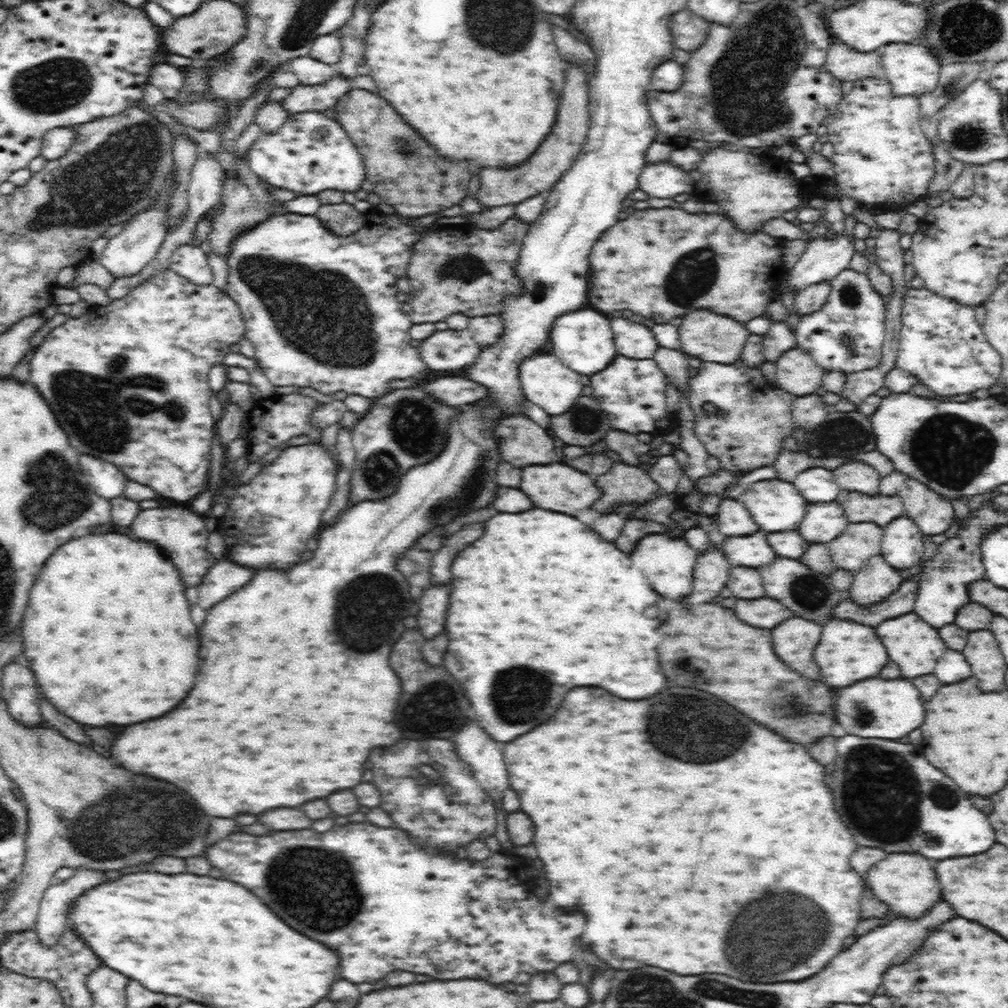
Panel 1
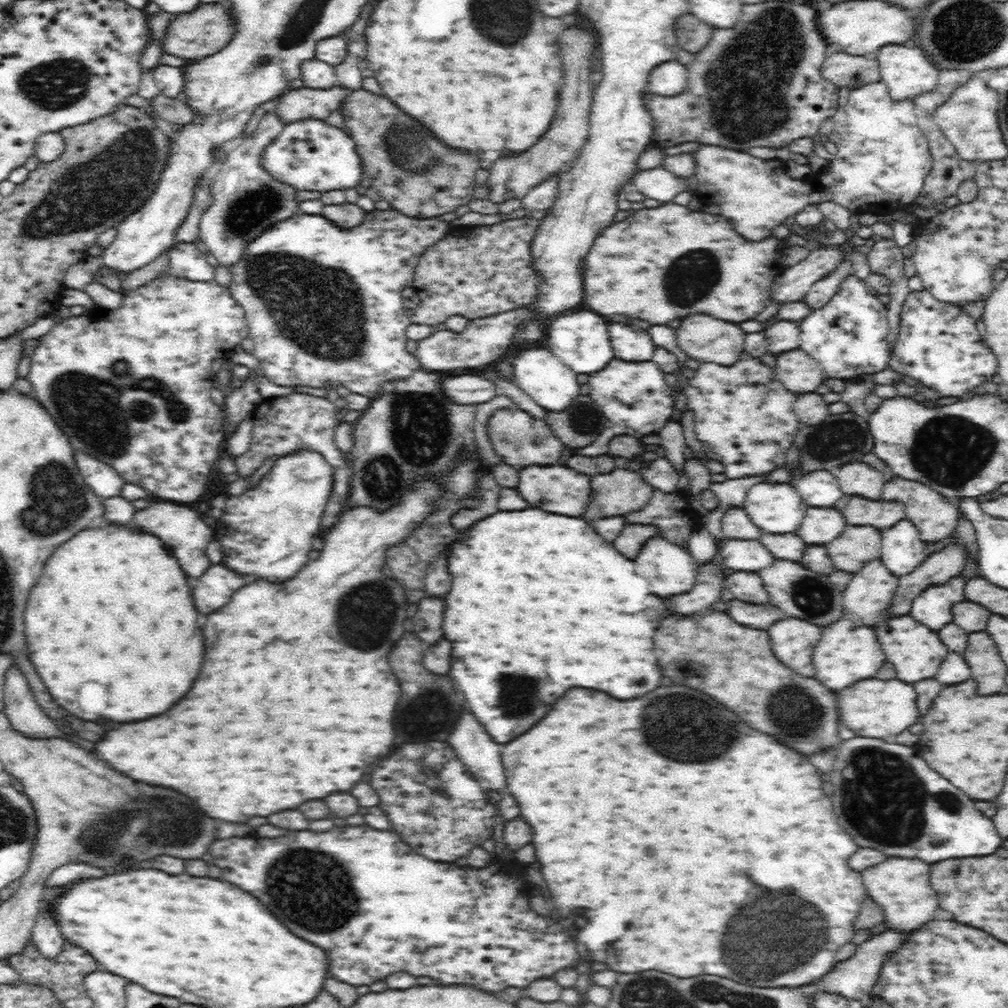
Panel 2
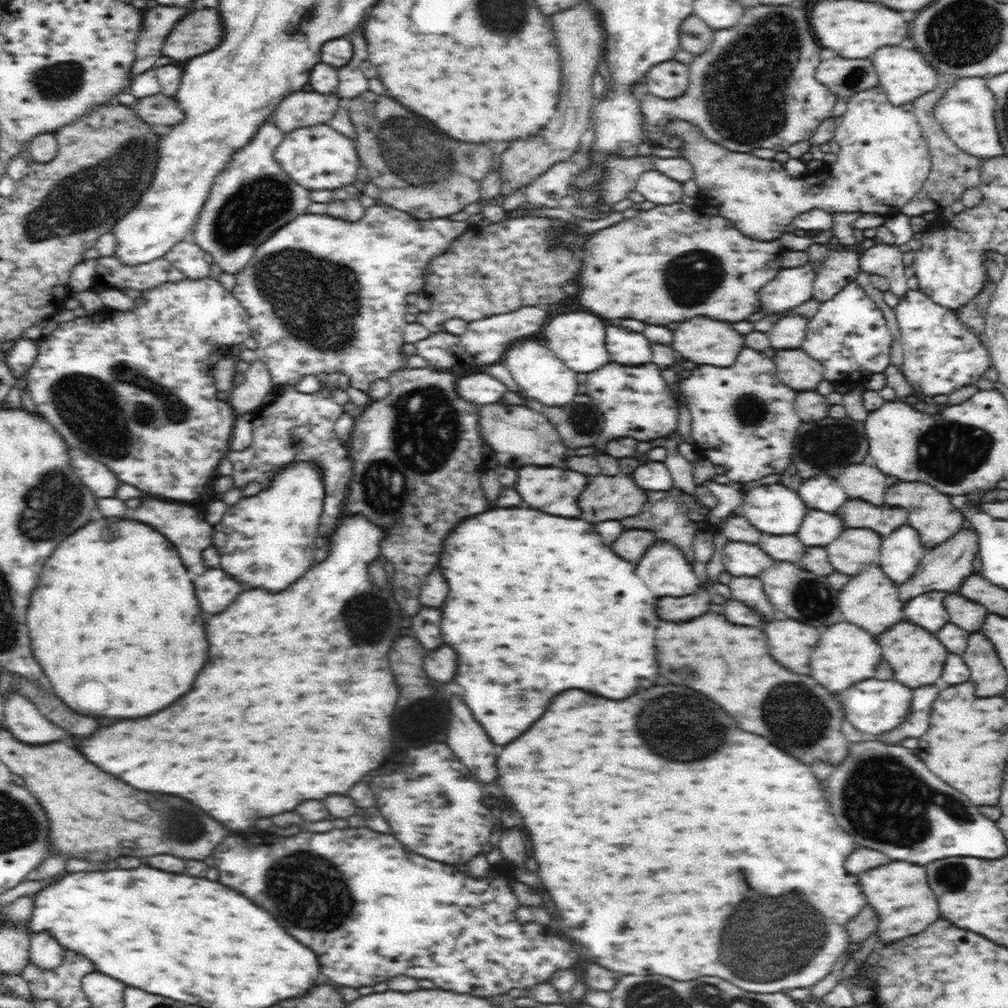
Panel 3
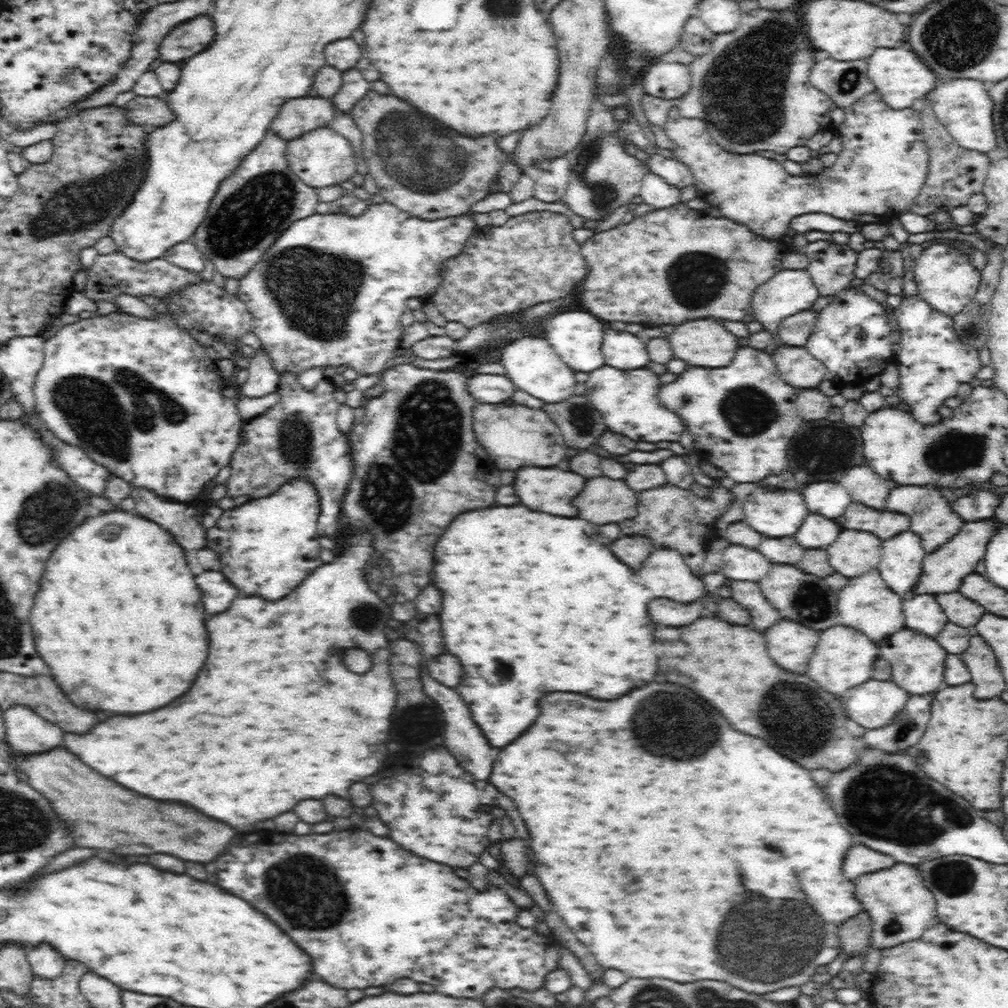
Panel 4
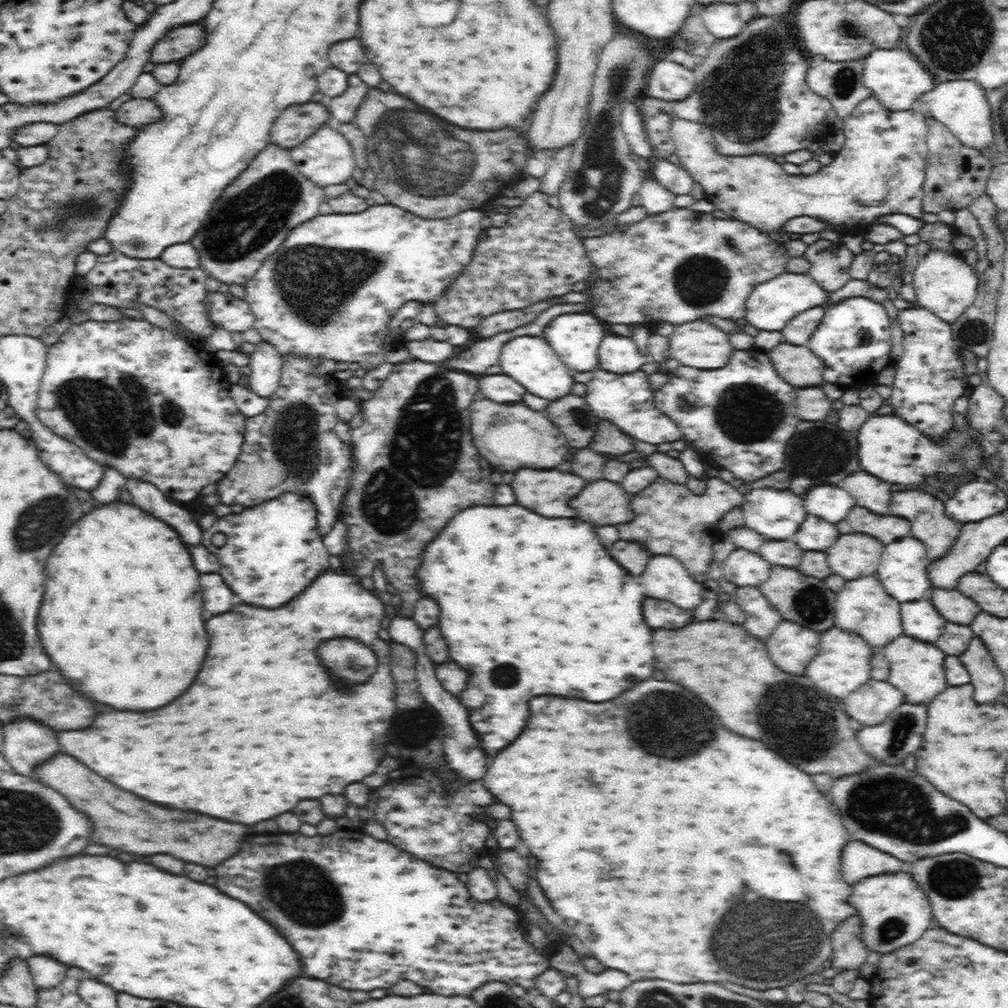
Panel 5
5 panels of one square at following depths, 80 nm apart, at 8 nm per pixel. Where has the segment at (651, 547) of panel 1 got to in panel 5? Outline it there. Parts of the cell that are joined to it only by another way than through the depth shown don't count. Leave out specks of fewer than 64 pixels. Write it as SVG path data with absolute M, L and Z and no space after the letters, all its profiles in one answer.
M670 555L651 556L642 574L646 594L658 600L670 600L672 604L692 610L702 602L705 585L700 584L679 560Z

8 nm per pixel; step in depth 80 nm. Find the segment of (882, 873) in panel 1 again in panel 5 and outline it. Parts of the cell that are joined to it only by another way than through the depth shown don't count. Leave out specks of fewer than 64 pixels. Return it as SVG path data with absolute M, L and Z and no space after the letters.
M896 872L896 876L870 876L868 880L860 880L854 884L854 892L848 898L853 910L858 910L862 916L864 932L862 940L872 952L886 954L897 948L915 943L928 929L935 926L932 918L932 903L924 896L924 892L918 888L918 884L912 880L908 872Z

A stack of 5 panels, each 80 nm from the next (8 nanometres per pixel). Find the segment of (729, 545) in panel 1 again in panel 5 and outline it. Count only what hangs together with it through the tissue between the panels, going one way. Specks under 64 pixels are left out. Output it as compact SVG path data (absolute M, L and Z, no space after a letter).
M738 547L728 554L721 567L723 578L737 586L760 586L771 571L771 564L758 552L752 554Z

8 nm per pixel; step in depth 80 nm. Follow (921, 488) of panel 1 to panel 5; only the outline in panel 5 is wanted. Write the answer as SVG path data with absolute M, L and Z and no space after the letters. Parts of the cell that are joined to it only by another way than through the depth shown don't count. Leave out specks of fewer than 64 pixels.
M922 490L894 492L892 494L892 504L890 504L890 514L904 516L904 518L908 518L912 522L910 535L924 543L930 561L943 558L947 554L963 527L962 523L958 523L944 514L944 497L939 494L938 496L932 496L932 494L922 492Z

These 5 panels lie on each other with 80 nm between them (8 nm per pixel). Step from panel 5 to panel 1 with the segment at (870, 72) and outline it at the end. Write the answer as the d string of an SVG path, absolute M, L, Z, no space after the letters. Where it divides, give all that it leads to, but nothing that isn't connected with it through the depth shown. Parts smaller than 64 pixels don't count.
M885 44L881 47L880 58L884 67L884 78L892 85L896 96L923 95L932 92L939 83L941 64L928 48L918 44Z

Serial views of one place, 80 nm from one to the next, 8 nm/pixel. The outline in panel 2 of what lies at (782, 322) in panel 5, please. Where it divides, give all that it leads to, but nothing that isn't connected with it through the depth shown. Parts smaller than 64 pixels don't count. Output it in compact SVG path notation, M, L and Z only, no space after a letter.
M813 244L804 260L789 266L790 270L784 268L784 272L774 280L772 298L780 304L802 300L814 283L837 270L844 256L845 250L838 245L817 248Z

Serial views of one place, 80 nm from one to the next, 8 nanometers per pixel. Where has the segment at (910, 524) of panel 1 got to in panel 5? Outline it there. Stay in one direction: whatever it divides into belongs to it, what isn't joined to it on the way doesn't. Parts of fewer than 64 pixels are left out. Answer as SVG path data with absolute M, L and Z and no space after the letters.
M908 535L899 538L896 542L886 544L882 555L882 562L880 562L880 566L877 568L877 578L880 579L886 593L896 599L898 603L912 603L914 600L920 600L920 598L928 598L926 592L931 590L931 581L930 577L928 577L929 572L927 568L930 566L930 562L924 543Z

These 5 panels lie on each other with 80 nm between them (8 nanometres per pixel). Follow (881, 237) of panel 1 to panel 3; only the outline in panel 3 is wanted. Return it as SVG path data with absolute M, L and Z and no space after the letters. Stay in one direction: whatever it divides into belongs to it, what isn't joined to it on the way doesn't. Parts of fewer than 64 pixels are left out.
M877 244L871 248L864 249L859 255L860 272L879 275L889 279L890 276L902 276L904 274L904 263L902 254L896 244Z

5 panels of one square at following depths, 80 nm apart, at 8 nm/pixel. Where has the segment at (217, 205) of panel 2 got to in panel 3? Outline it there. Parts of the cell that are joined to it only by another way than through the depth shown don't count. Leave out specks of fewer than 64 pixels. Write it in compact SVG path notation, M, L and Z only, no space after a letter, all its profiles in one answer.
M272 121L264 123L246 148L235 154L232 162L211 186L208 201L194 226L194 242L208 254L223 272L235 276L255 256L256 246L300 214L308 213L310 190L294 184L276 161L275 152L284 140L284 131Z

